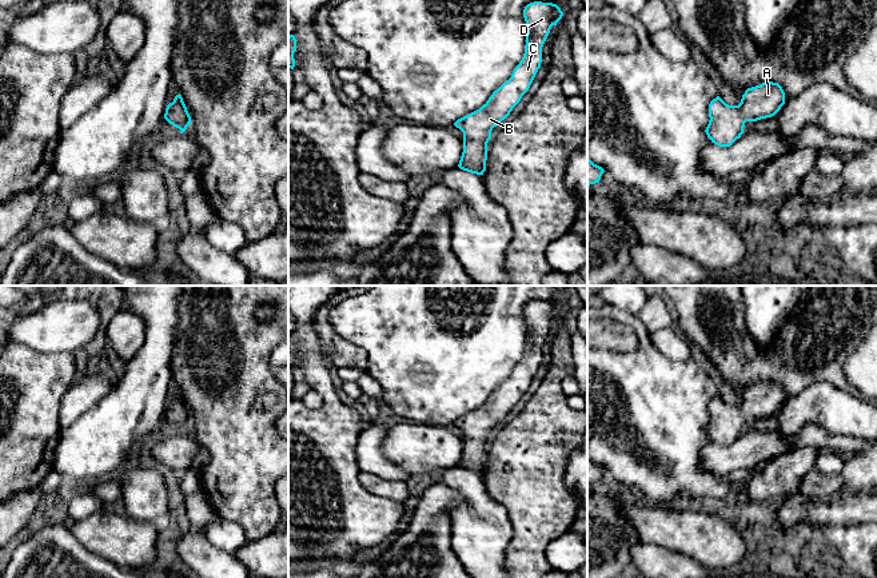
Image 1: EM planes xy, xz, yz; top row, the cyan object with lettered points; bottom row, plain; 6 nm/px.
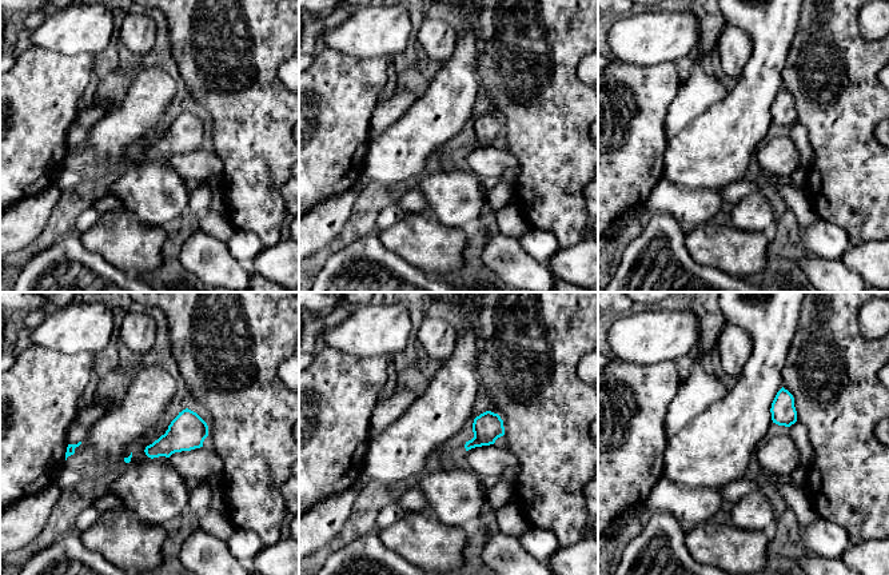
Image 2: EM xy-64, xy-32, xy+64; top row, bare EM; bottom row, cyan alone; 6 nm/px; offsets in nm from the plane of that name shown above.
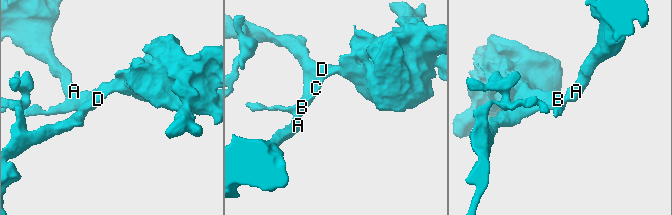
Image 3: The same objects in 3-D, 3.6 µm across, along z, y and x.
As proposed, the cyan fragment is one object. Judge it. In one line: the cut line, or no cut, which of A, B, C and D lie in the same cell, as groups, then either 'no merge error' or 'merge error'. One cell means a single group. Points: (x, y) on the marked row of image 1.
no cut | A B C D | no merge error

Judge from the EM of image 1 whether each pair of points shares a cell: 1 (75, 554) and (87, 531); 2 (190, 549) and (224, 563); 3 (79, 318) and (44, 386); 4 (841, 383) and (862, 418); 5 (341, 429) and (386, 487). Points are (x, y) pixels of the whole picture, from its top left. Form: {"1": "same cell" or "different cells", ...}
{"1": "different cells", "2": "same cell", "3": "different cells", "4": "different cells", "5": "different cells"}

